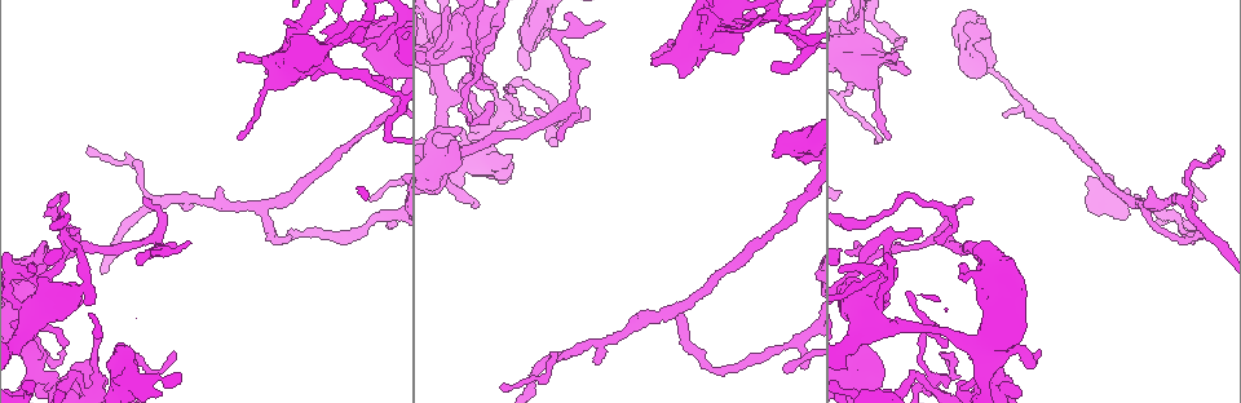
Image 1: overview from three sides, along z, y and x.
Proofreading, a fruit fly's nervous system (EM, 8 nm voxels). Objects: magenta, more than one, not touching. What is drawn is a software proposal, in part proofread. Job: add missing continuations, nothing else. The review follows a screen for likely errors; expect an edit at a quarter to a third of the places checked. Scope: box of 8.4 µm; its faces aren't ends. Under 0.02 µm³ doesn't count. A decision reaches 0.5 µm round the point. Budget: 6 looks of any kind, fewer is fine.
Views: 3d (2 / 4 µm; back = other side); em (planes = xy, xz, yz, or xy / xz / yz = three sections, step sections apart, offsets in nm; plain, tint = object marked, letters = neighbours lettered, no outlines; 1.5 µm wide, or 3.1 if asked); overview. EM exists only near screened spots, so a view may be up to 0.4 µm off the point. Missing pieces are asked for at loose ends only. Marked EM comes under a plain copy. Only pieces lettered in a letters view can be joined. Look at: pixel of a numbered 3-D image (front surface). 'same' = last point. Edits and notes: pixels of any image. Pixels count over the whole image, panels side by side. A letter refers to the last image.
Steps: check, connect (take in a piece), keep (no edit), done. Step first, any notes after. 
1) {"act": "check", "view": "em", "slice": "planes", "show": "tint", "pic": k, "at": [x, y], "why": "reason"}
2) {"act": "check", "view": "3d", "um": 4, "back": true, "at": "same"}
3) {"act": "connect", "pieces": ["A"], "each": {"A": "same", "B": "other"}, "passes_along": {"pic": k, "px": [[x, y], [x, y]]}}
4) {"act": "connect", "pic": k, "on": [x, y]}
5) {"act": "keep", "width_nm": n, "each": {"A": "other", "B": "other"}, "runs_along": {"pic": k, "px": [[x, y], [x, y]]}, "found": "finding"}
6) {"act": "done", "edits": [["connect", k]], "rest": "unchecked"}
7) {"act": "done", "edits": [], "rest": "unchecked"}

{"act": "check", "view": "em", "slice": "xy", "step": 4, "show": "letters", "pic": 1, "at": [1040, 349], "why": "branch stops here"}

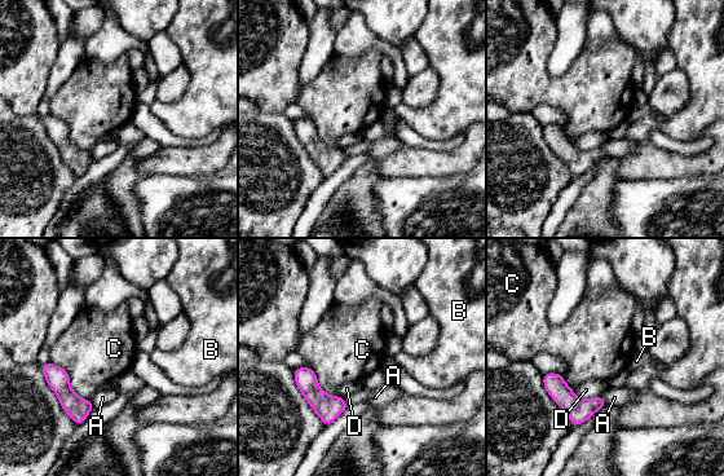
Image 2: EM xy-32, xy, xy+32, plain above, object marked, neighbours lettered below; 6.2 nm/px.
{"act": "check", "view": "em", "slice": "planes", "show": "letters", "at": "same", "why": "cut it another way"}

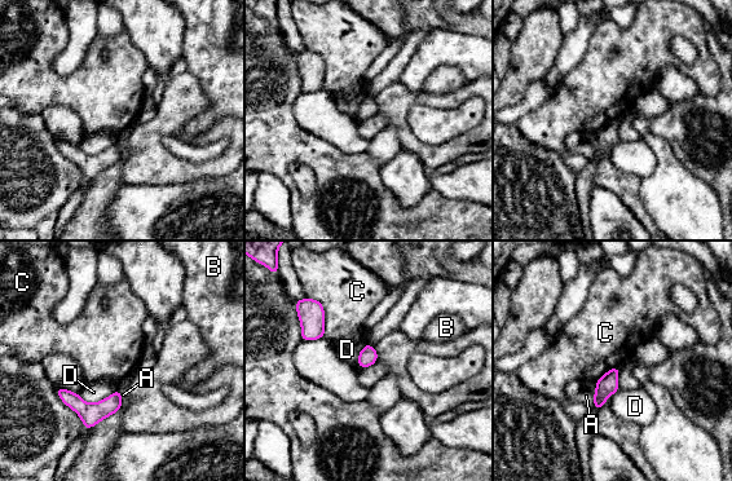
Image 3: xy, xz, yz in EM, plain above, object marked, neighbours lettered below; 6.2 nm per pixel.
{"act": "keep", "width_nm": 110, "each": {"A": "other", "B": "other", "C": "other", "D": "other"}, "runs_along": {"pic": 3, "px": [[60, 391], [83, 409], [118, 405]]}, "found": "none of them fits"}

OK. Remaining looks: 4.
{"act": "check", "view": "3d", "um": 2, "pic": 1, "at": [441, 126]}

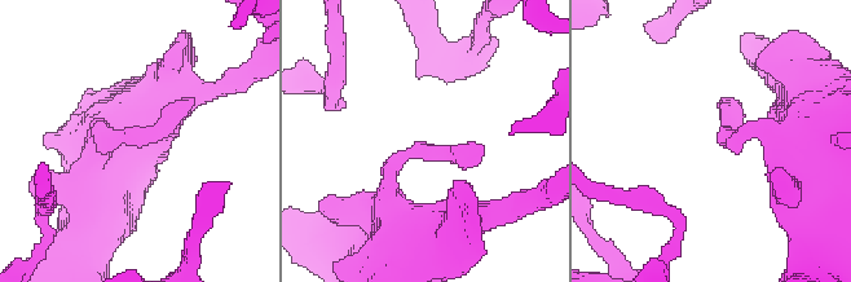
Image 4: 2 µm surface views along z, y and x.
{"act": "check", "view": "em", "slice": "planes", "show": "letters", "pic": 4, "at": [133, 142]}

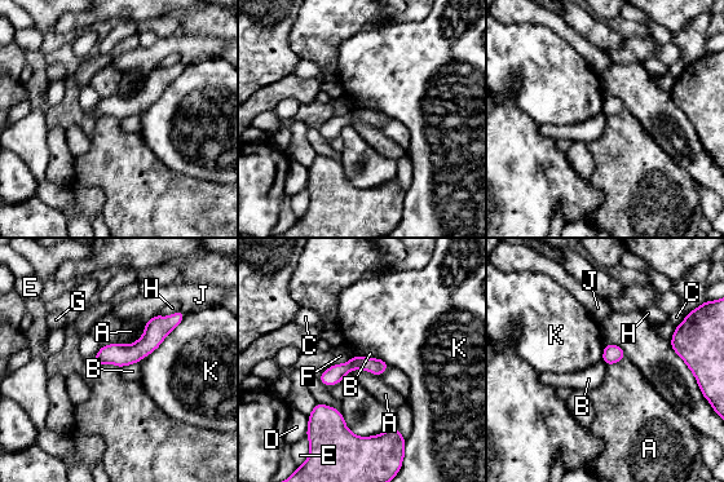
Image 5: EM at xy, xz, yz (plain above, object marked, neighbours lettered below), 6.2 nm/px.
{"act": "keep", "each": {"A": "other", "B": "other", "C": "other", "D": "other", "E": "other", "F": "other", "G": "other", "H": "other", "J": "other", "K": "other"}, "found": "none of them fits"}

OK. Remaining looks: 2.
{"act": "check", "view": "3d", "um": 4, "pic": 1, "at": [697, 66], "why": "an open end"}

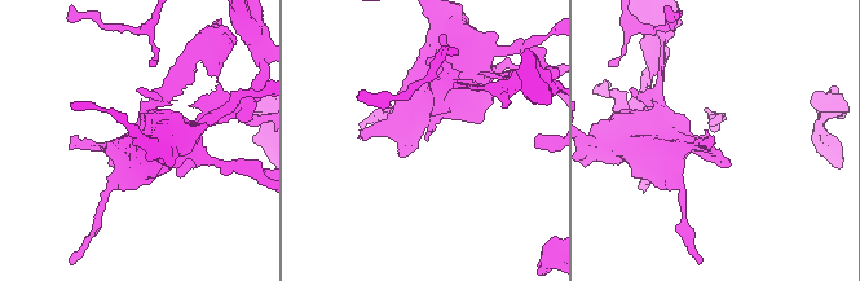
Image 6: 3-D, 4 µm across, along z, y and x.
{"act": "check", "view": "em", "slice": "planes", "show": "letters", "pic": 6, "at": [427, 141], "why": "need the tissue"}

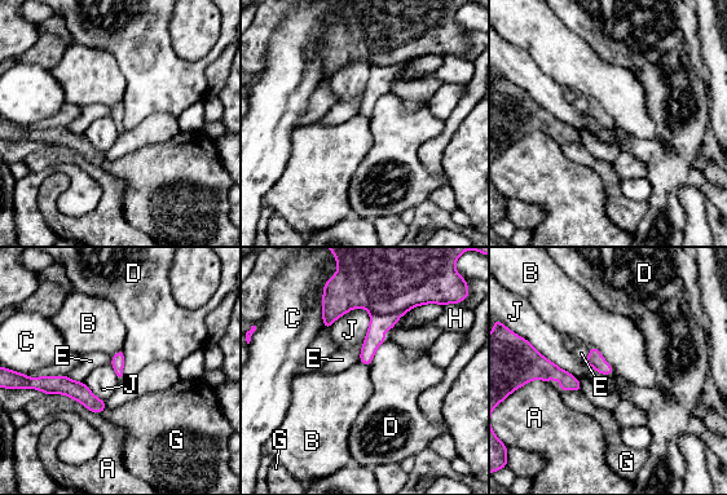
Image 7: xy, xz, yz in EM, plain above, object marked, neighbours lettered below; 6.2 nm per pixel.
{"act": "keep", "each": {"A": "other", "B": "other", "C": "other", "D": "other", "E": "other", "G": "other", "H": "other", "J": "other"}, "runs_along": {"pic": 7, "px": [[326, 305], [405, 308]]}, "found": "none of them fits"}

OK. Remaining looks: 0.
{"act": "done", "edits": [], "rest": "unchecked"}

